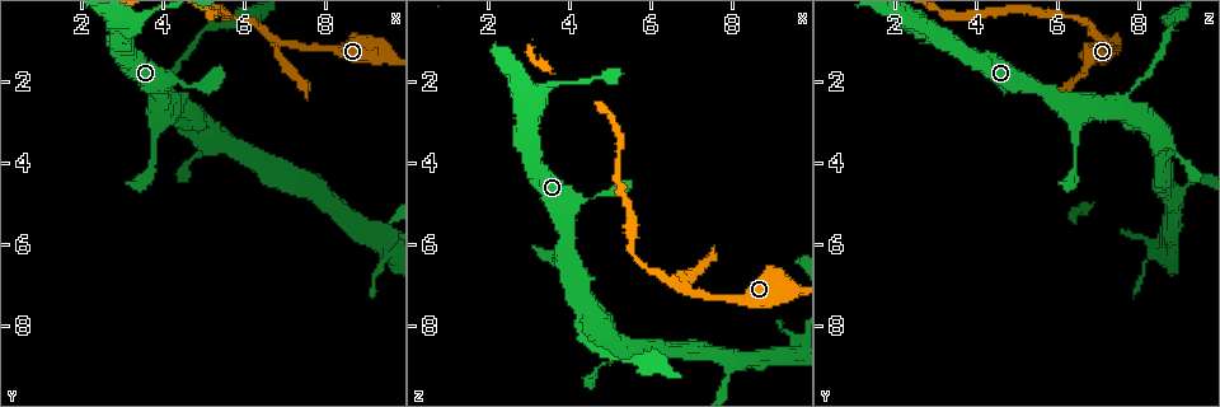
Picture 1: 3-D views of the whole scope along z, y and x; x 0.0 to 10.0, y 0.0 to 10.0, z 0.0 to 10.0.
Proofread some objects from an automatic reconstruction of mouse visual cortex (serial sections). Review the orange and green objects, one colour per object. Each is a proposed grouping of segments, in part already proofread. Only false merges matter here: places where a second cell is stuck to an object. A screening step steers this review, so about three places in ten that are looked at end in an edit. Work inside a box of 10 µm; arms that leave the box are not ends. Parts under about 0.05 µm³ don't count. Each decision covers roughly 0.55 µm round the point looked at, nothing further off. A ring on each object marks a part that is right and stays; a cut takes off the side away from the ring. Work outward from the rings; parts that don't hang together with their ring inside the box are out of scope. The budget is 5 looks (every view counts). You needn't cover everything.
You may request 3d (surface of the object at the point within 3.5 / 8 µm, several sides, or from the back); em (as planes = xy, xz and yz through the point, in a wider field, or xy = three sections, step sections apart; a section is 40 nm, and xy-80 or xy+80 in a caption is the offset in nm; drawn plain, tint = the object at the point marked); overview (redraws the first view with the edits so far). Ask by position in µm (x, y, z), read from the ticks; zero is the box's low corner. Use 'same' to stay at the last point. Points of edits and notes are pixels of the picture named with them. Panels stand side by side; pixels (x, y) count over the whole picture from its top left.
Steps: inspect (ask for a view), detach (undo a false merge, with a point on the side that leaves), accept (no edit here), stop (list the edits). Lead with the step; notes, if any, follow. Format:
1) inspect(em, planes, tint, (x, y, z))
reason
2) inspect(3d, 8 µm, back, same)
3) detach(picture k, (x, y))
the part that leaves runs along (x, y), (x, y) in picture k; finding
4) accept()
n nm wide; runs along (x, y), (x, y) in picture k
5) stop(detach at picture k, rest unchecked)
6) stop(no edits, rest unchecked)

inspect(3d, 3.5 µm, (6.80, 1.10, 7.10))
abrupt turn

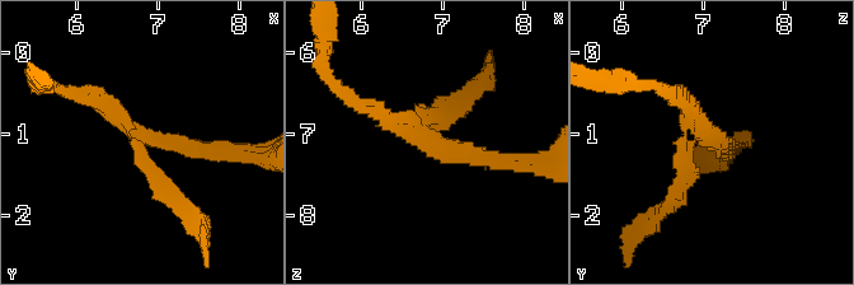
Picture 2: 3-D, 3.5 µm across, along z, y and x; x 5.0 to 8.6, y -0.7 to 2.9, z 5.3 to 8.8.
inspect(em, xy, step 3, tint, (6.80, 1.05, 7.10))

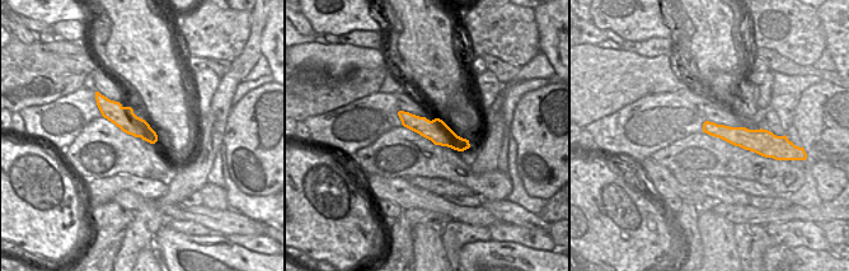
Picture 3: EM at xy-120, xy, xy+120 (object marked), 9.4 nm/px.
inspect(em, xy, step 1, tint, same)
another direction

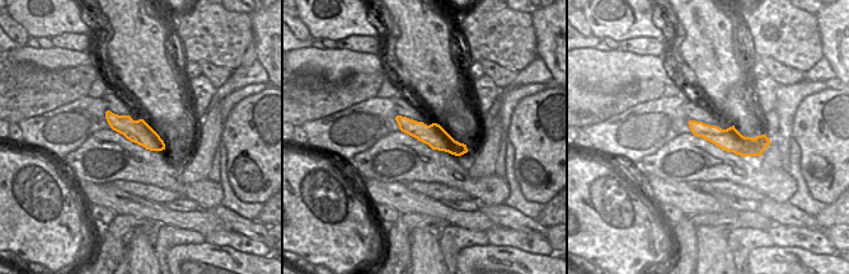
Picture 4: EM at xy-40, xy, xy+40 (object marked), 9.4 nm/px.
detach(picture 2, (154, 180))
a second cell is stuck on

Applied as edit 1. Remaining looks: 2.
inspect(3d, 3.5 µm, (4.20, 2.35, 7.75))
branch point

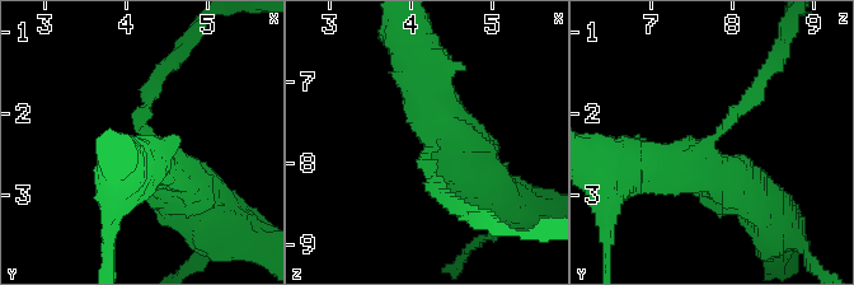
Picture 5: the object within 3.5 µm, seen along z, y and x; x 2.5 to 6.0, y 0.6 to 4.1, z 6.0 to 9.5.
inspect(em, xy, step 3, tint, (4.25, 2.40, 7.75))
3 arms; arms of 150, 600, 600 nm; shape alone is not enough

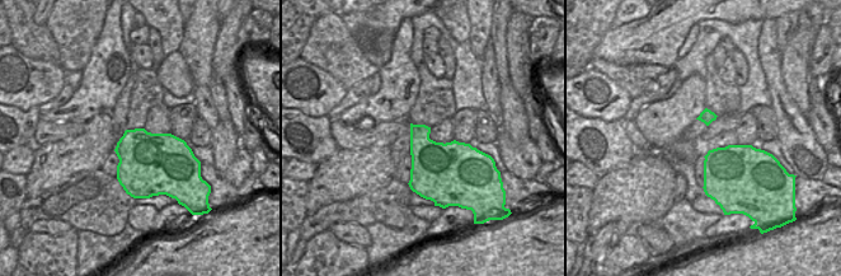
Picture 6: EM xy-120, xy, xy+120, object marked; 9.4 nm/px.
accept()
runs along (411, 47), (454, 164), (482, 187) in picture 5; continuous, no second cell

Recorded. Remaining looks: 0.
stop(detach at picture 2, rest unchecked)

